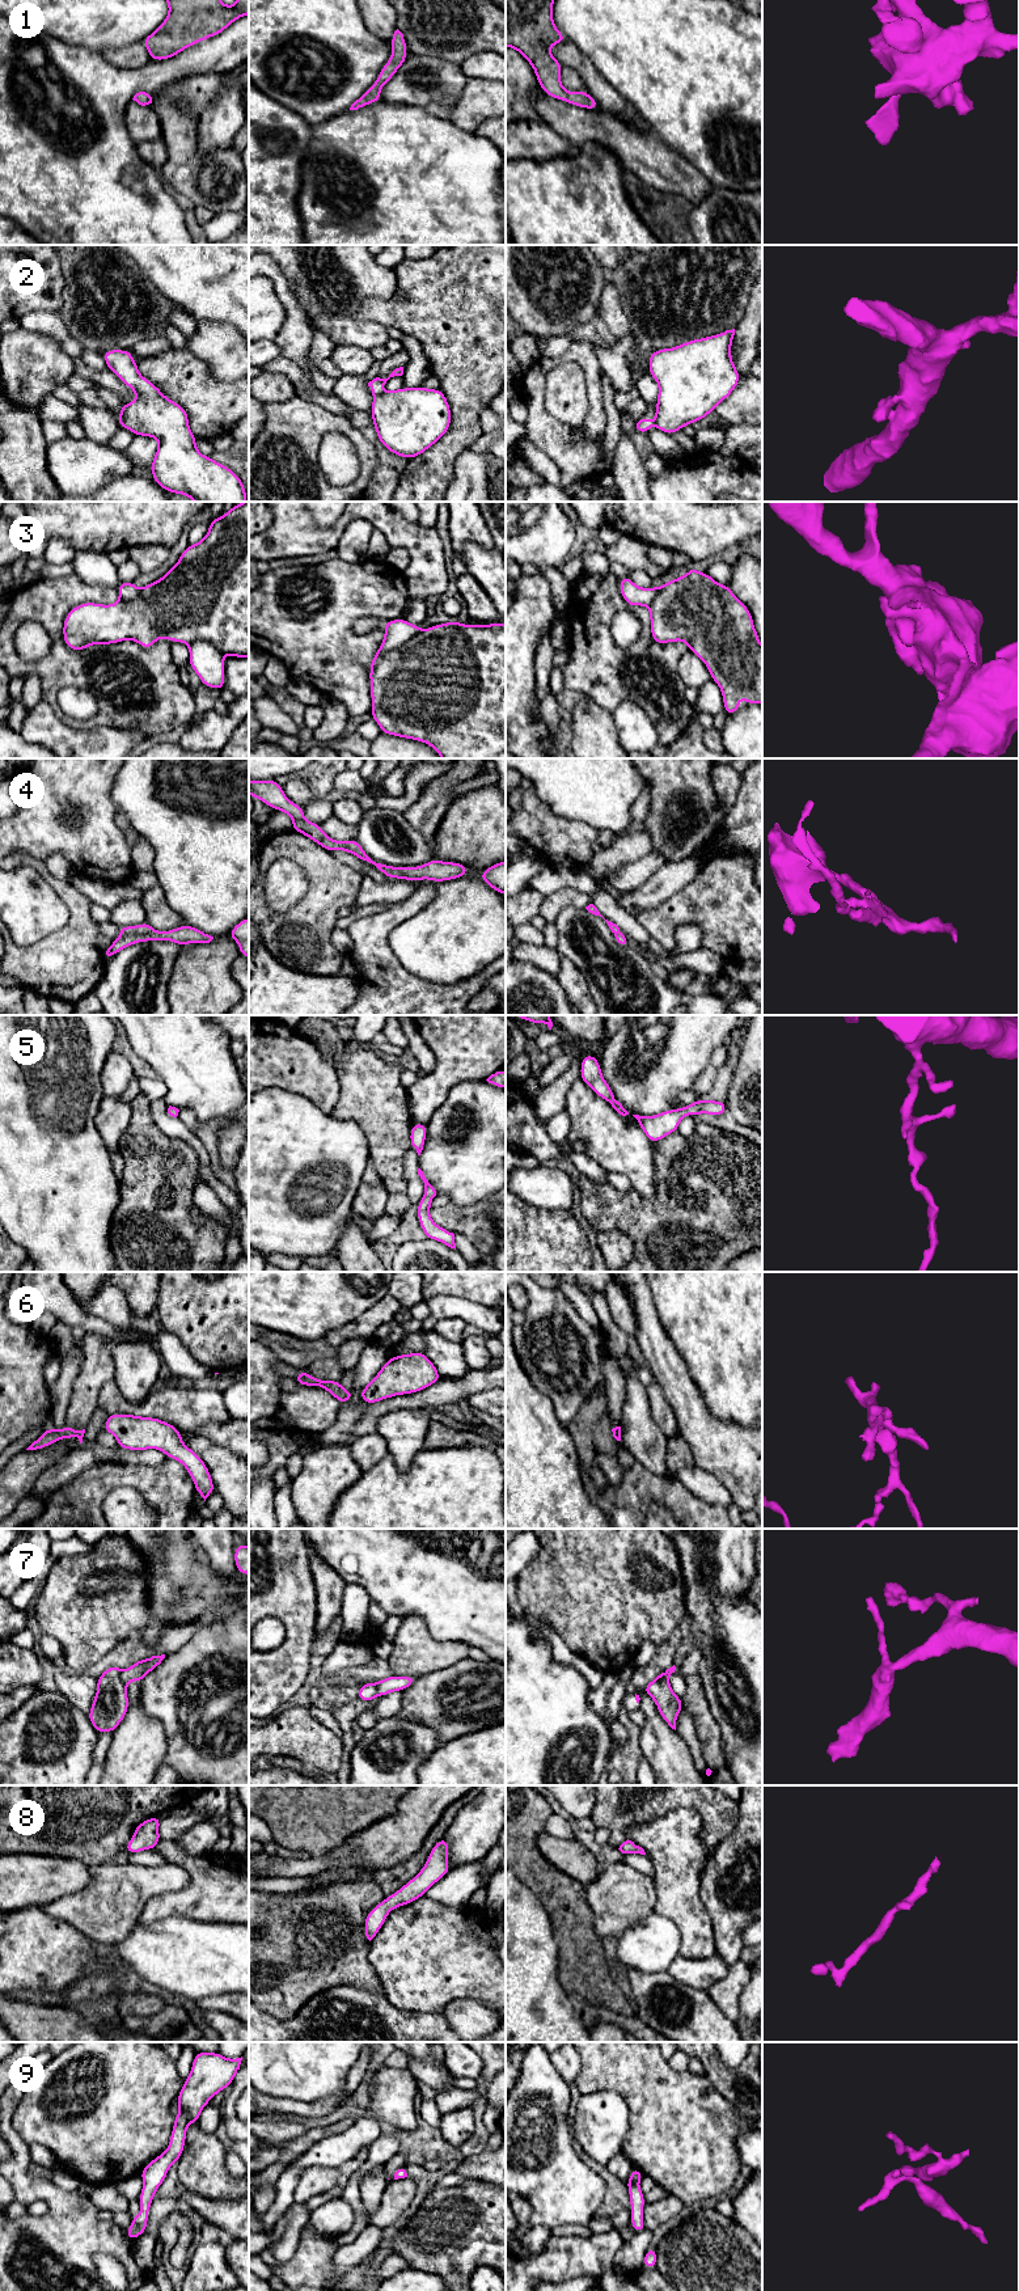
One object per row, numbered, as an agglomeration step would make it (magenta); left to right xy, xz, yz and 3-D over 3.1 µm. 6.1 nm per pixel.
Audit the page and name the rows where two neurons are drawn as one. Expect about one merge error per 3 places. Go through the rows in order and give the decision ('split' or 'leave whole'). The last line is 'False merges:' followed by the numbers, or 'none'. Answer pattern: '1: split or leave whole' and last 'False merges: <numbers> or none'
1: leave whole
2: split
3: split
4: leave whole
5: leave whole
6: leave whole
7: split
8: leave whole
9: leave whole
False merges: 2, 3, 7

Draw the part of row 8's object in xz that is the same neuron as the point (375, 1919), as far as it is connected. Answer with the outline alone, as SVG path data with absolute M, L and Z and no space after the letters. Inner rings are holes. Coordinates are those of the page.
M444 1836L432 1847L420 1872L368 1912L364 1922L364 1933L369 1941L381 1929L392 1910L424 1897L424 1893L451 1871L448 1853L449 1843Z

